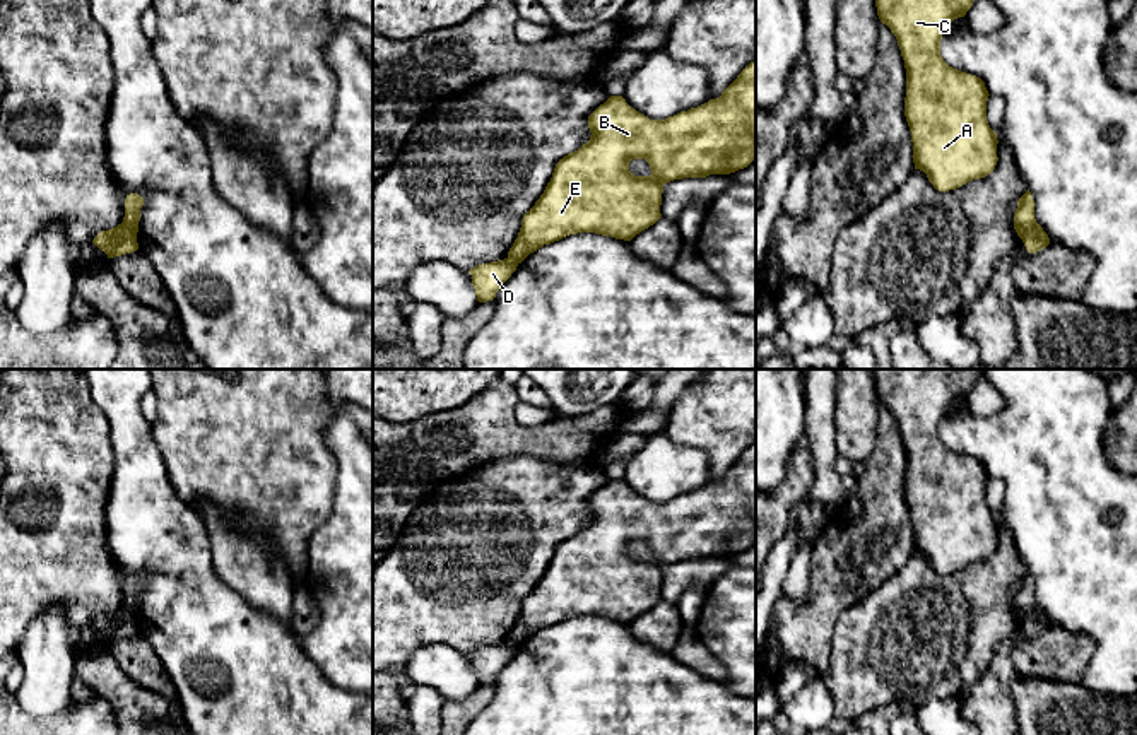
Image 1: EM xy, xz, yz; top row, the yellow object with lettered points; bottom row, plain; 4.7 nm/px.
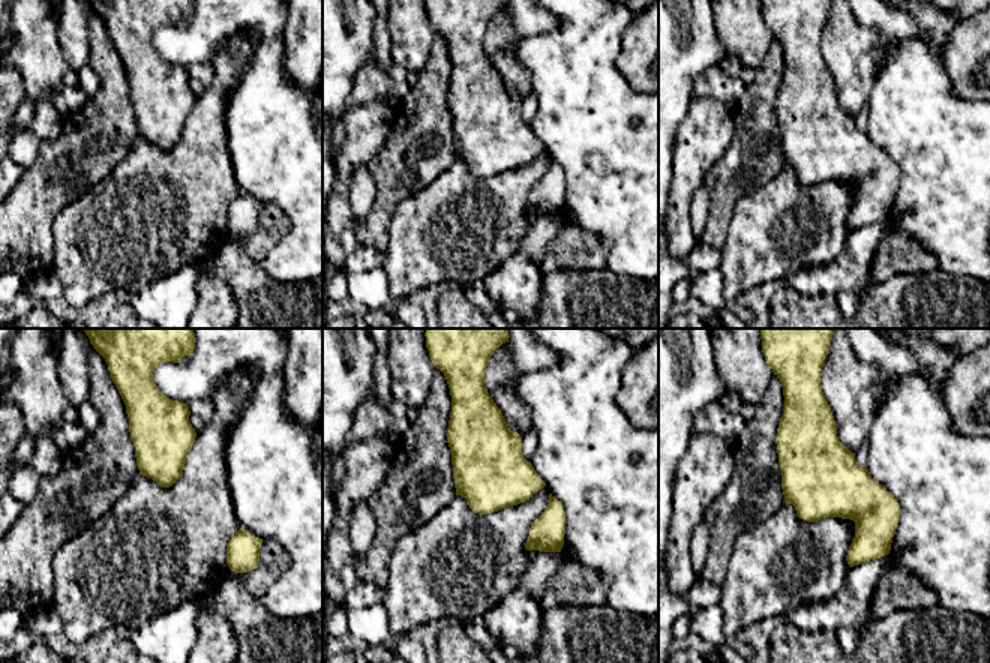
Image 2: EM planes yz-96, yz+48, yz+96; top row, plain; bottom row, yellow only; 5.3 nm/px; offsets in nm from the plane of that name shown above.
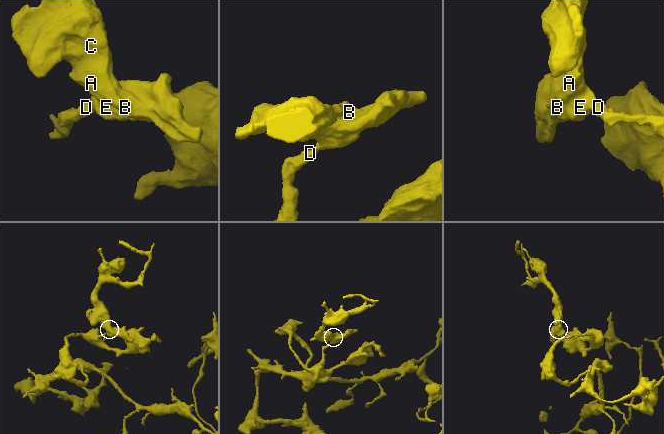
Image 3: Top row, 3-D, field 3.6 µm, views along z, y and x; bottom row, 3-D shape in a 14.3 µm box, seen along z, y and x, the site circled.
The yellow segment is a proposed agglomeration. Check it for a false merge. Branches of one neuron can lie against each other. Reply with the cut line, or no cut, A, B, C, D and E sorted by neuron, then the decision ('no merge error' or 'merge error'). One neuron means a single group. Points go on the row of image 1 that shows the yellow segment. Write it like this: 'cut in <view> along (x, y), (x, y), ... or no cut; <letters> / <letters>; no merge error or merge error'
cut in yz along (1035, 221), (1023, 240); A B C E / D; merge error

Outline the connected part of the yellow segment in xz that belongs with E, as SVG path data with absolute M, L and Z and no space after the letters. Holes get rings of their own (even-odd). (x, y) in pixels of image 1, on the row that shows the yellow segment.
M751 62L720 97L665 120L650 120L622 96L610 96L588 116L590 140L564 156L535 205L523 215L508 251L516 265L544 244L569 234L595 232L631 241L660 217L663 185L684 178L730 174L756 161L756 62ZM633 159L650 164L650 176L629 171Z

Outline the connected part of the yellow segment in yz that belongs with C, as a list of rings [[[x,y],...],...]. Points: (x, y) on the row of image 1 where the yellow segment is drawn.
[[[875,0],[877,15],[898,39],[906,68],[904,116],[911,132],[915,169],[927,174],[939,191],[956,190],[973,179],[988,176],[997,166],[997,133],[987,121],[988,91],[985,82],[949,67],[940,55],[940,39],[951,22],[964,17],[975,0]]]

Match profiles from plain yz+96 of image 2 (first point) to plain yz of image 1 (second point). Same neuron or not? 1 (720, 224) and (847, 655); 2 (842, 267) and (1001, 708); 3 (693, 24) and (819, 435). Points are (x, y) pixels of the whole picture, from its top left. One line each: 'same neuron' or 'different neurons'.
1: different neurons
2: same neuron
3: different neurons

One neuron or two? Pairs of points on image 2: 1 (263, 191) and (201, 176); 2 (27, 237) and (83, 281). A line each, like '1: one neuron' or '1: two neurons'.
1: two neurons
2: two neurons

